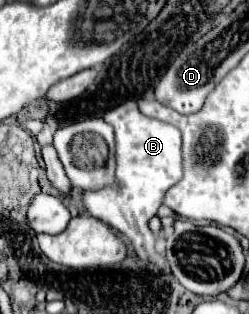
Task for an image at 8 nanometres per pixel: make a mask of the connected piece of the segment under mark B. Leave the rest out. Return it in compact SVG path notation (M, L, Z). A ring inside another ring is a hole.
M124 102L120 106L116 106L116 110L110 110L104 114L104 120L114 126L114 134L116 134L116 178L112 182L112 186L102 186L100 190L86 190L80 194L80 204L82 208L90 214L96 216L104 222L108 222L114 230L118 230L120 234L124 234L136 248L138 256L144 262L154 264L156 268L162 268L162 260L158 258L156 250L154 250L154 234L148 228L148 222L152 216L156 216L158 208L162 206L164 194L168 192L170 186L174 186L176 182L180 182L182 178L182 138L180 138L180 130L176 130L176 126L154 120L144 116L138 110L136 102Z

